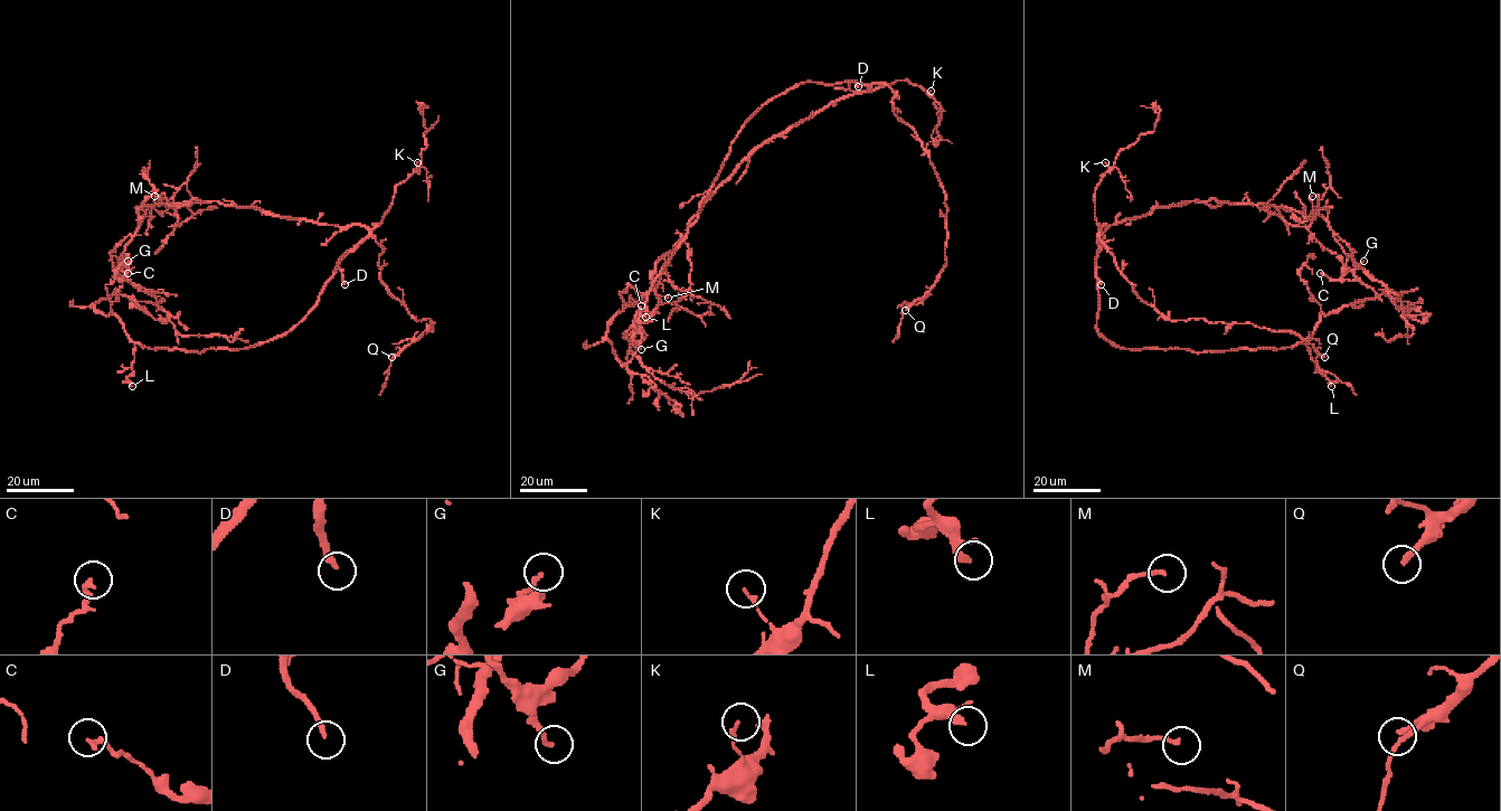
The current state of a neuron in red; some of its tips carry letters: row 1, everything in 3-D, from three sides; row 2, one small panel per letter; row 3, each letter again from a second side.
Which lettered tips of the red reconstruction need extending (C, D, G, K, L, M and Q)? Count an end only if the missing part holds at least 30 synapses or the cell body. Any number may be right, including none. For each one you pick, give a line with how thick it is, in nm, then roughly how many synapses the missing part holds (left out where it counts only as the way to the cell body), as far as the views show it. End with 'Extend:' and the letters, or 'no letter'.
D: Thickness 220 nm. Roughly 30 synapses
L: Thickness 160 nm. Roughly 60 synapses
Q: Thickness 280 nm. Roughly 60 synapses
Extend: D, L, Q

